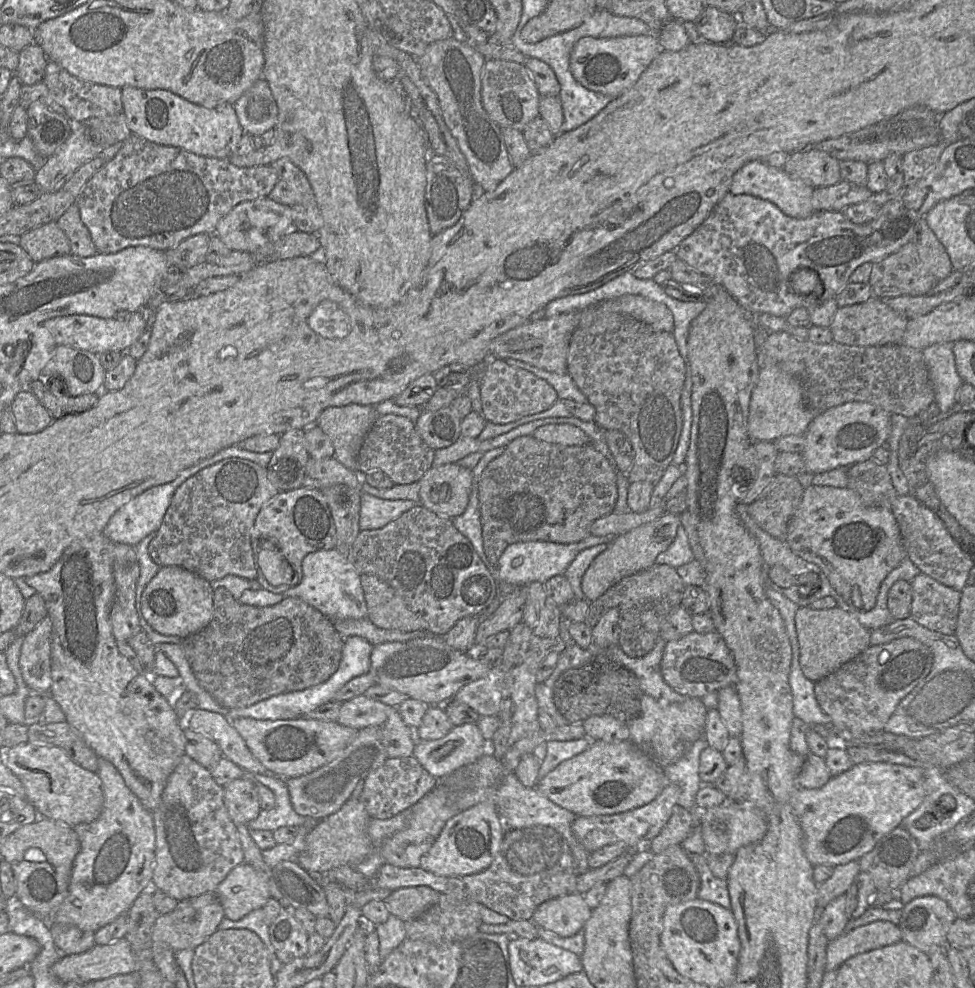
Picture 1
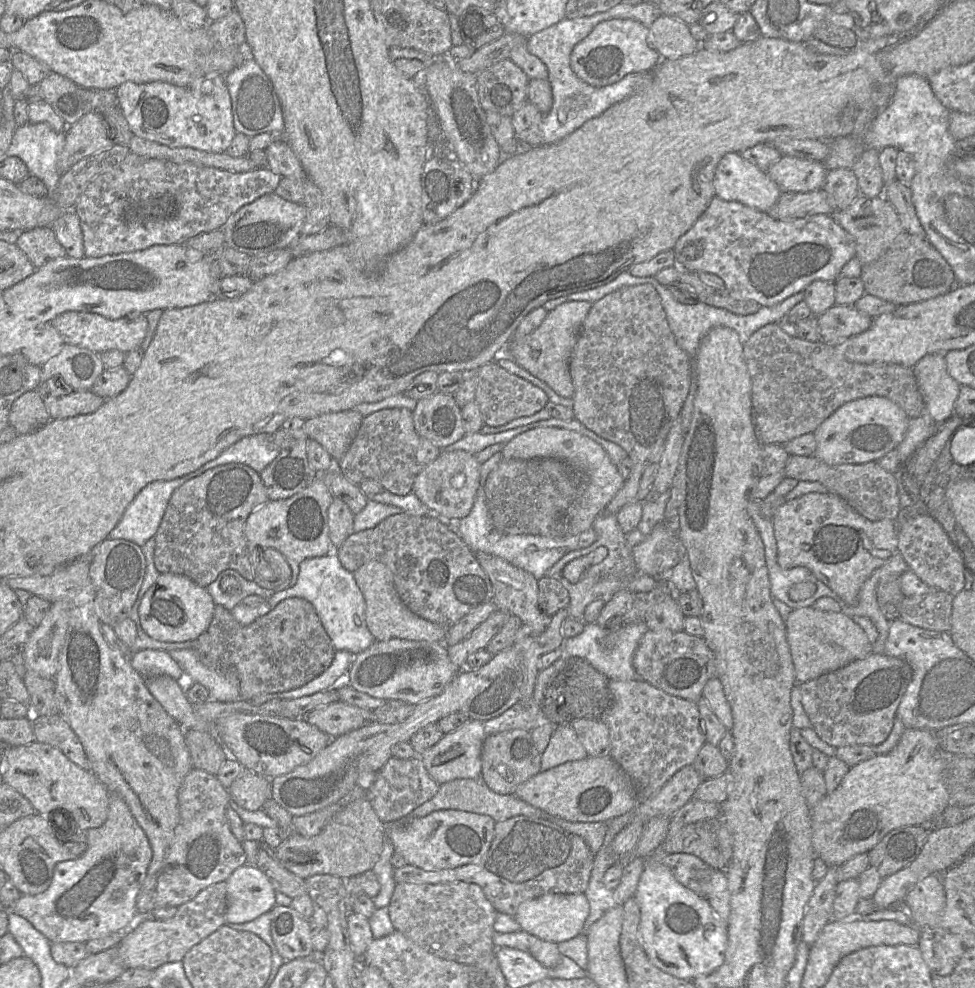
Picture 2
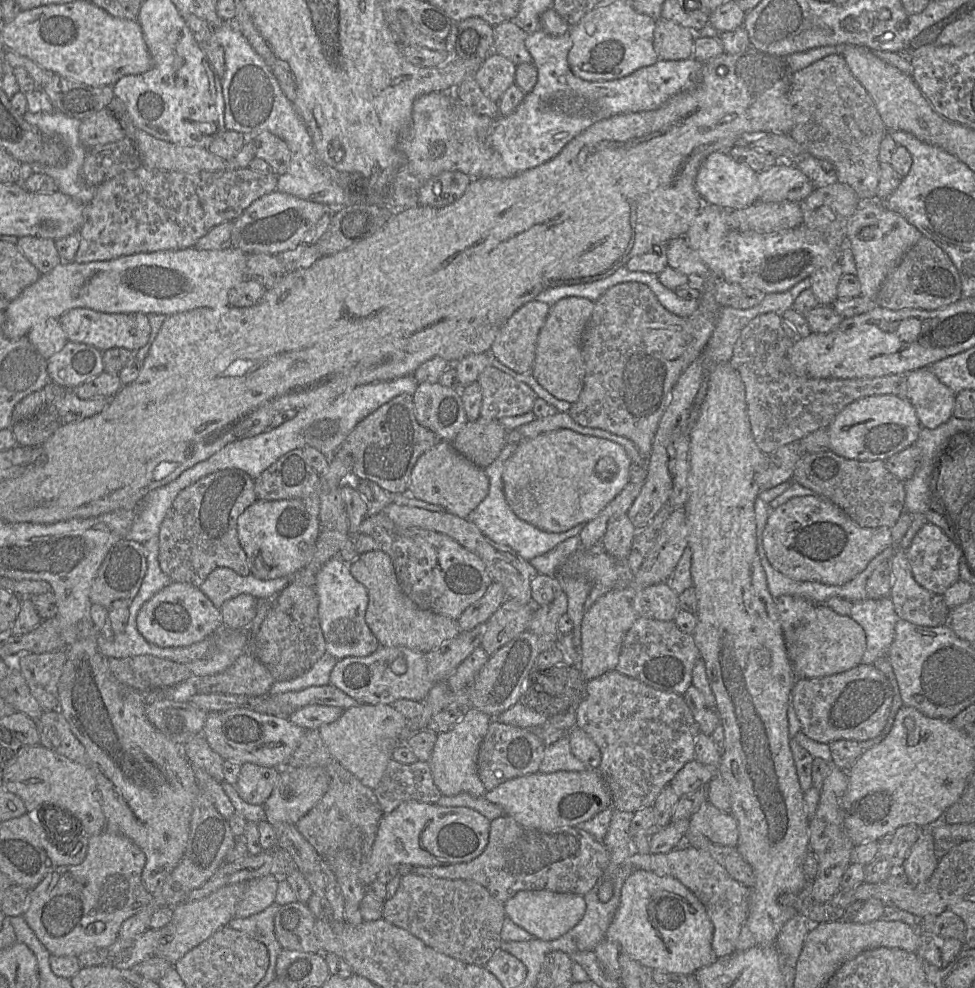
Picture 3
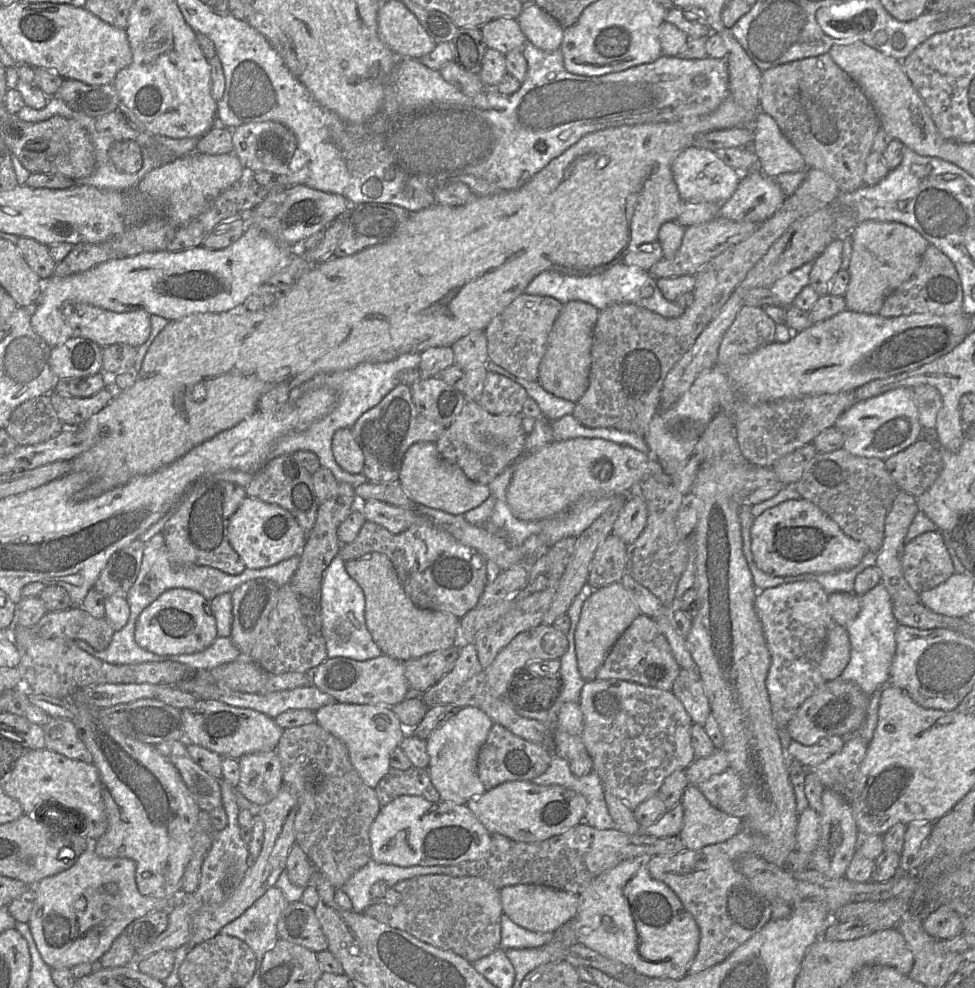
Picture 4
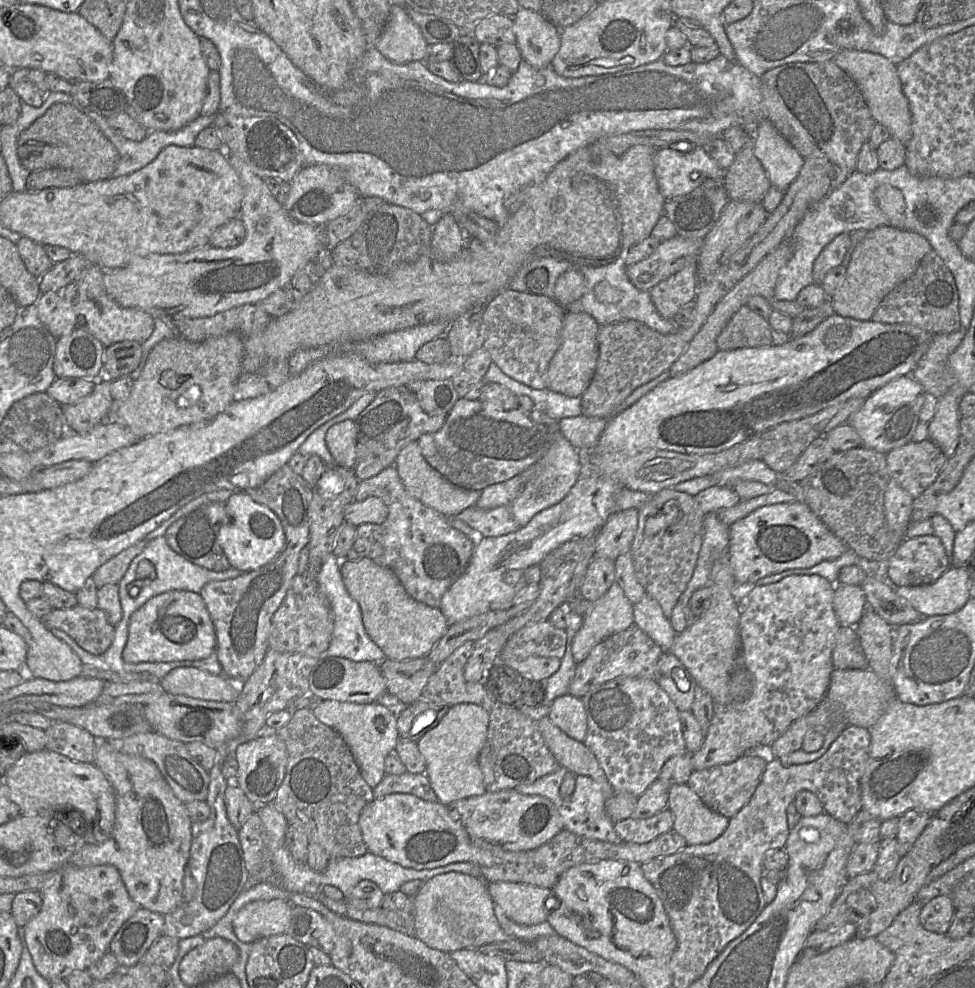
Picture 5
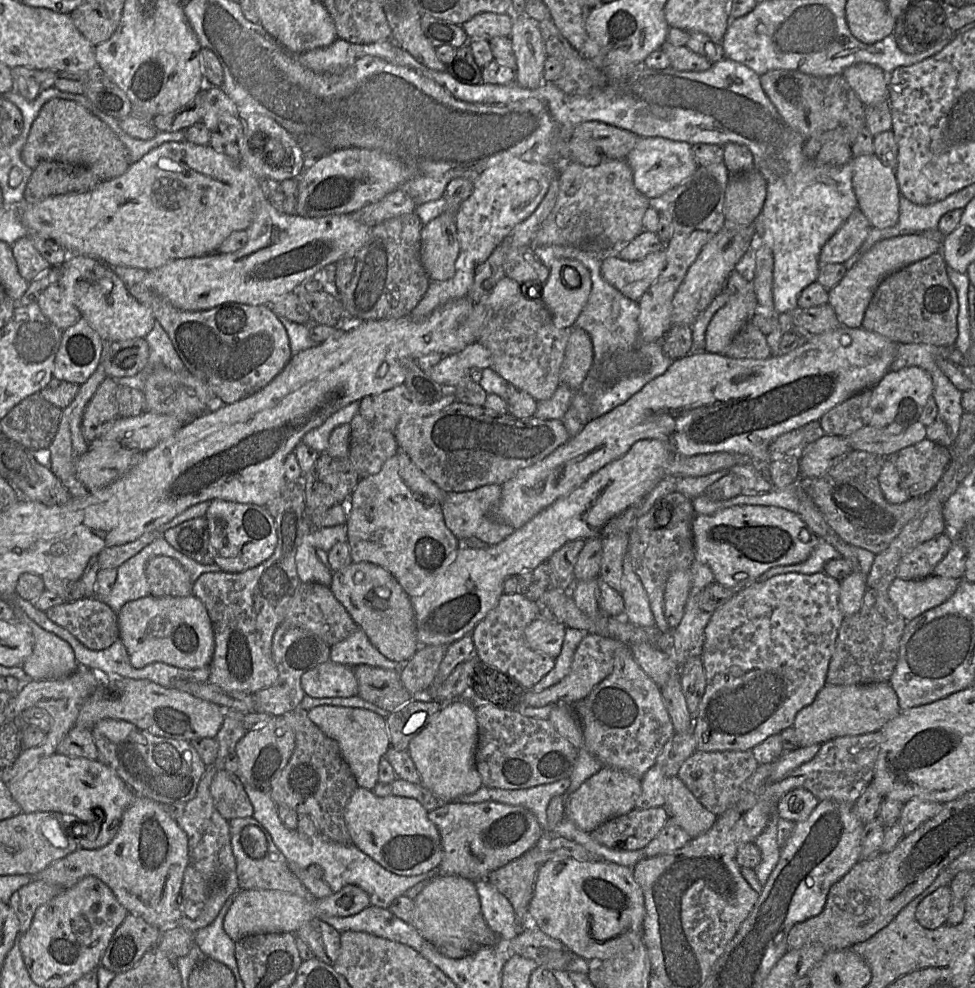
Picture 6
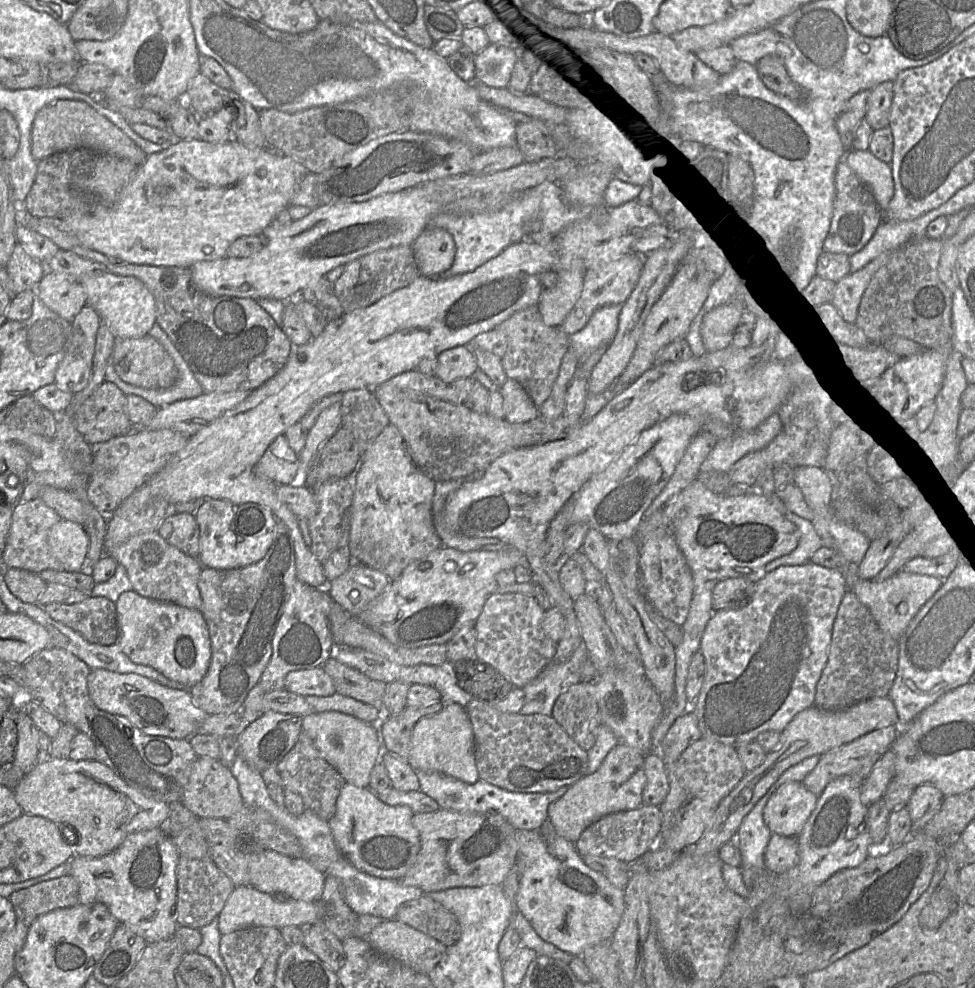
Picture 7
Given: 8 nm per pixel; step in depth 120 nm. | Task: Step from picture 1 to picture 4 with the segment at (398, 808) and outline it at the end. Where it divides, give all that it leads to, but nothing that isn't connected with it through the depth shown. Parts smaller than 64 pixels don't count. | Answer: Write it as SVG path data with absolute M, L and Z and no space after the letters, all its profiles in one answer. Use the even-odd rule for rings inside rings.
M412 766L407 770L389 769L375 787L382 806L401 795L422 796L429 801L439 801L440 794L433 786L428 768Z

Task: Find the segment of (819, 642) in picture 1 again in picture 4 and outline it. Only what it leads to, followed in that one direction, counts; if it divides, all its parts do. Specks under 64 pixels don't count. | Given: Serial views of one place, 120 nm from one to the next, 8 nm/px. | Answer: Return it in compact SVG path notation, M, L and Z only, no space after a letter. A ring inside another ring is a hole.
M833 623L827 635L826 647L820 662L823 680L839 678L850 660L851 645L849 634L844 626Z

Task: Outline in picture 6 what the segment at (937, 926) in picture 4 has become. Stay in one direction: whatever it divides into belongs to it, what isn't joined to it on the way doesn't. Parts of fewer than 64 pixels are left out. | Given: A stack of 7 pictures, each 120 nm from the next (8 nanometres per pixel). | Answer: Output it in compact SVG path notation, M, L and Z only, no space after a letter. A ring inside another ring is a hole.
M940 886L918 905L915 917L926 929L936 929L947 923L951 906L951 888Z

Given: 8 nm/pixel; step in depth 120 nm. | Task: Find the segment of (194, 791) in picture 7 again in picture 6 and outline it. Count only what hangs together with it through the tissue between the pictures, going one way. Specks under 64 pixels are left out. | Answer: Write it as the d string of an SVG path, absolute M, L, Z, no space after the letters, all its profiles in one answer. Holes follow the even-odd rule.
M219 770L210 784L210 793L215 808L224 819L252 817L253 806L236 773Z

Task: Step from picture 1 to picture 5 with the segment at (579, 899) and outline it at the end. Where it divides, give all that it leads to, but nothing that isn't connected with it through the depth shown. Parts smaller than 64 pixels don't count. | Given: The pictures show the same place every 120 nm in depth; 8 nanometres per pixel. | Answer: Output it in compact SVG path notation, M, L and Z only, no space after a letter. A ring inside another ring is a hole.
M489 882L487 890L506 916L521 925L544 923L550 910L559 906L557 899L549 899L553 897L551 888L514 882Z

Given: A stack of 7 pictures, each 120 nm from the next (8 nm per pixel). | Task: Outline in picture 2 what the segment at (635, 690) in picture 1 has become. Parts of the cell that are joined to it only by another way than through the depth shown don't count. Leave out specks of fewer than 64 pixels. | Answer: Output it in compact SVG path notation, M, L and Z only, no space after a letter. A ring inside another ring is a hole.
M568 658L564 669L550 682L544 693L540 715L556 725L570 724L578 719L600 719L613 704L609 679L587 660Z

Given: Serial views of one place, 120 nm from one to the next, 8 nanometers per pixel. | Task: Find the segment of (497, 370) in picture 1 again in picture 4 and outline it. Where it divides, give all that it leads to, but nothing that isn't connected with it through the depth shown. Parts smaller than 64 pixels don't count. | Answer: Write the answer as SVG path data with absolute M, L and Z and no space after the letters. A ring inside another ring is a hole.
M487 371L478 403L491 414L522 415L527 398L529 395L521 385L503 375Z

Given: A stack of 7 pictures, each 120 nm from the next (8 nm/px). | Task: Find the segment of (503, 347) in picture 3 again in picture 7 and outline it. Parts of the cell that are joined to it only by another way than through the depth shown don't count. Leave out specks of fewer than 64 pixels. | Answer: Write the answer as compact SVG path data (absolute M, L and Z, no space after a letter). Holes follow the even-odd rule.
M538 305L514 313L498 329L507 337L507 350L502 358L507 377L521 383L533 402L542 406L552 393L562 360L570 348L570 336L559 327L546 325Z

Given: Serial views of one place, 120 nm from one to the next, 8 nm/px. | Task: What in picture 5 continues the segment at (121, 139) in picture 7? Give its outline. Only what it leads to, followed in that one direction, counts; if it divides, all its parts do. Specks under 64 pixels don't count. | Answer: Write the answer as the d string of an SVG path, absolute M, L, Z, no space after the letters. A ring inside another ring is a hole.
M55 103L17 139L17 155L30 172L59 167L77 174L83 182L108 179L120 155L112 142L85 113L68 103Z

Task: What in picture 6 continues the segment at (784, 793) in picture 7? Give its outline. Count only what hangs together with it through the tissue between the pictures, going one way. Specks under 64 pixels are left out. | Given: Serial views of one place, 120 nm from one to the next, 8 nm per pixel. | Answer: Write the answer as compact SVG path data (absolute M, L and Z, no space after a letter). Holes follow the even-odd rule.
M797 788L780 799L775 812L779 818L798 823L806 820L818 803L819 800L810 791Z

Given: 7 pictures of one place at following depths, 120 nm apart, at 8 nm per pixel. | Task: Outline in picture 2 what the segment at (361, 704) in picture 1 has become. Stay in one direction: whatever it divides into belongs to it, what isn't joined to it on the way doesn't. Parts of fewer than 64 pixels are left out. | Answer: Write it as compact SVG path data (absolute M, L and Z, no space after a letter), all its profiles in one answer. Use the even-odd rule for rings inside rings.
M337 701L310 711L304 719L336 738L371 722L372 711Z

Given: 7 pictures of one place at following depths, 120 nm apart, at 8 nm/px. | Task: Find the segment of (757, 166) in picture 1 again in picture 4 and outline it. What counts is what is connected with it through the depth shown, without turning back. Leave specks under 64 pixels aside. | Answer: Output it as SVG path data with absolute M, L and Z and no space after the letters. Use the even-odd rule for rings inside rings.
M690 146L672 162L671 171L683 201L707 201L722 203L737 189L743 174L725 164L715 151Z

